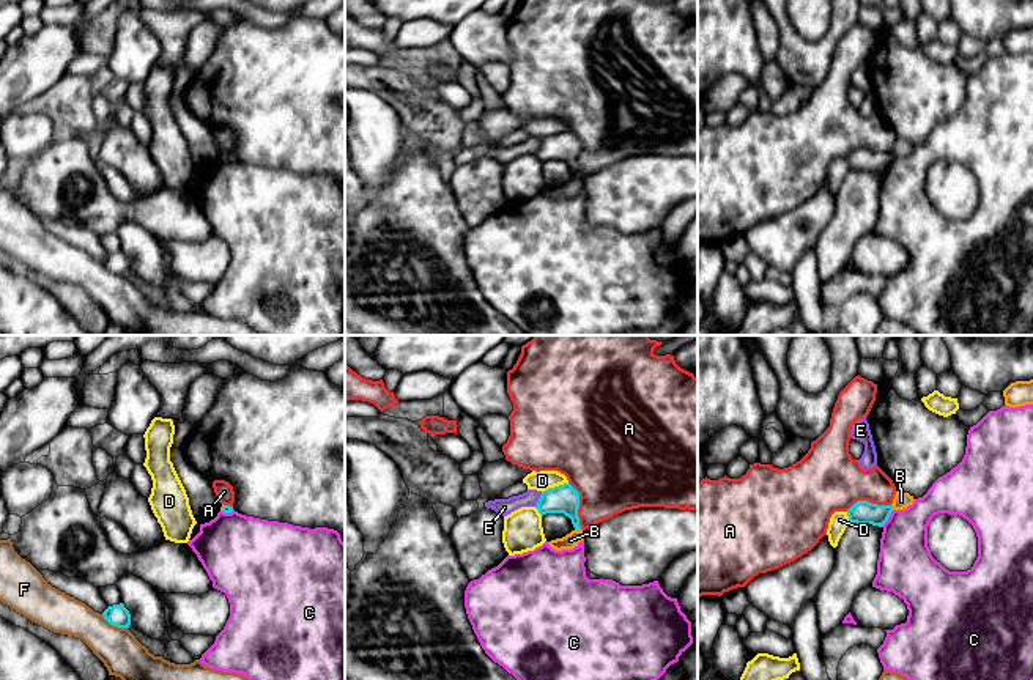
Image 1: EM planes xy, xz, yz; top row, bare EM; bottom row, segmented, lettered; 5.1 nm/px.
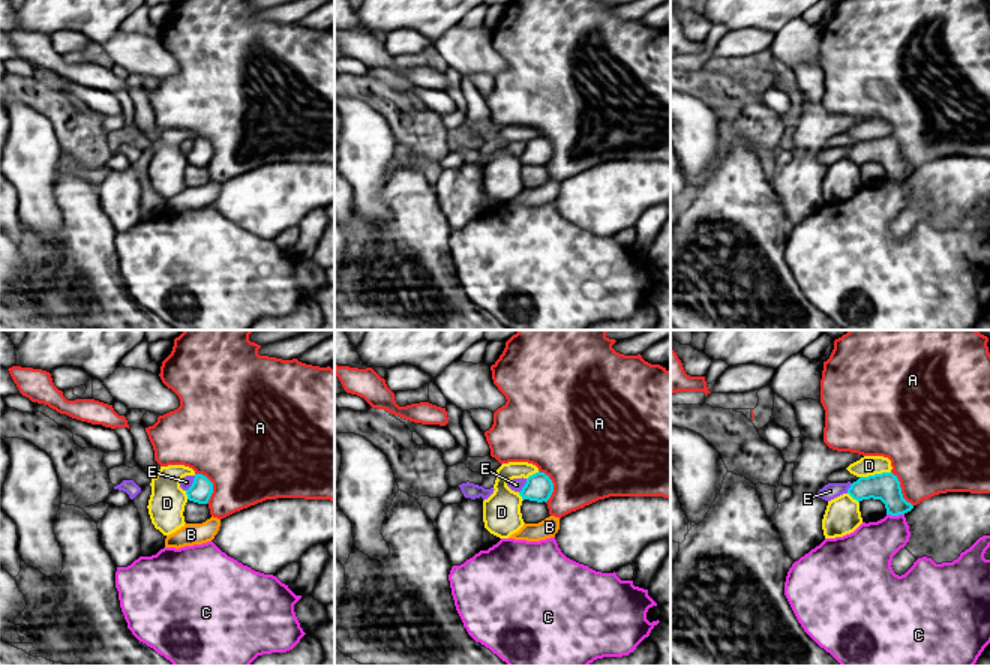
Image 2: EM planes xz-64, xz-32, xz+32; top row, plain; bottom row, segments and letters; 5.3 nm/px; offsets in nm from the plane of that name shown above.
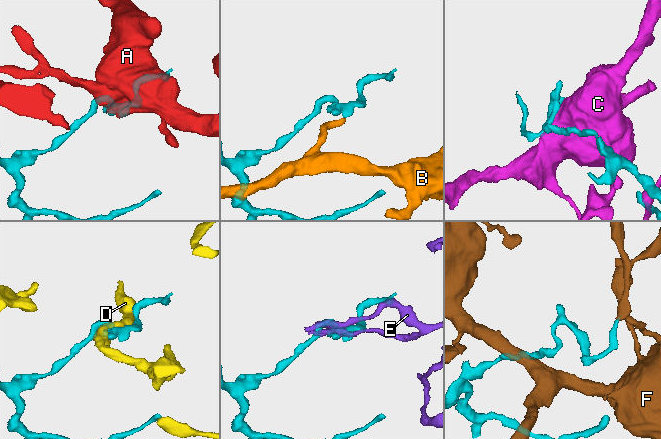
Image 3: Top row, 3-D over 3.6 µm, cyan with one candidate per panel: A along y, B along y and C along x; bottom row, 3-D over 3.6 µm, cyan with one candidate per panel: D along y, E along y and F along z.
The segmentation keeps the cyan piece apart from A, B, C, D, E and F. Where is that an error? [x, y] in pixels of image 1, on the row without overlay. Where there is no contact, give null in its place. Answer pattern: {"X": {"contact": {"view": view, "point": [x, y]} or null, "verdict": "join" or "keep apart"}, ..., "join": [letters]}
{"A": {"contact": {"view": "xz", "point": [578, 153]}, "verdict": "keep apart"}, "B": {"contact": {"view": "xz", "point": [578, 177]}, "verdict": "keep apart"}, "C": {"contact": {"view": "yz", "point": [888, 164]}, "verdict": "keep apart"}, "D": {"contact": {"view": "xz", "point": [555, 134]}, "verdict": "keep apart"}, "E": {"contact": {"view": "xz", "point": [539, 147]}, "verdict": "keep apart"}, "F": {"contact": {"view": "xy", "point": [114, 273]}, "verdict": "keep apart"}, "join": []}

